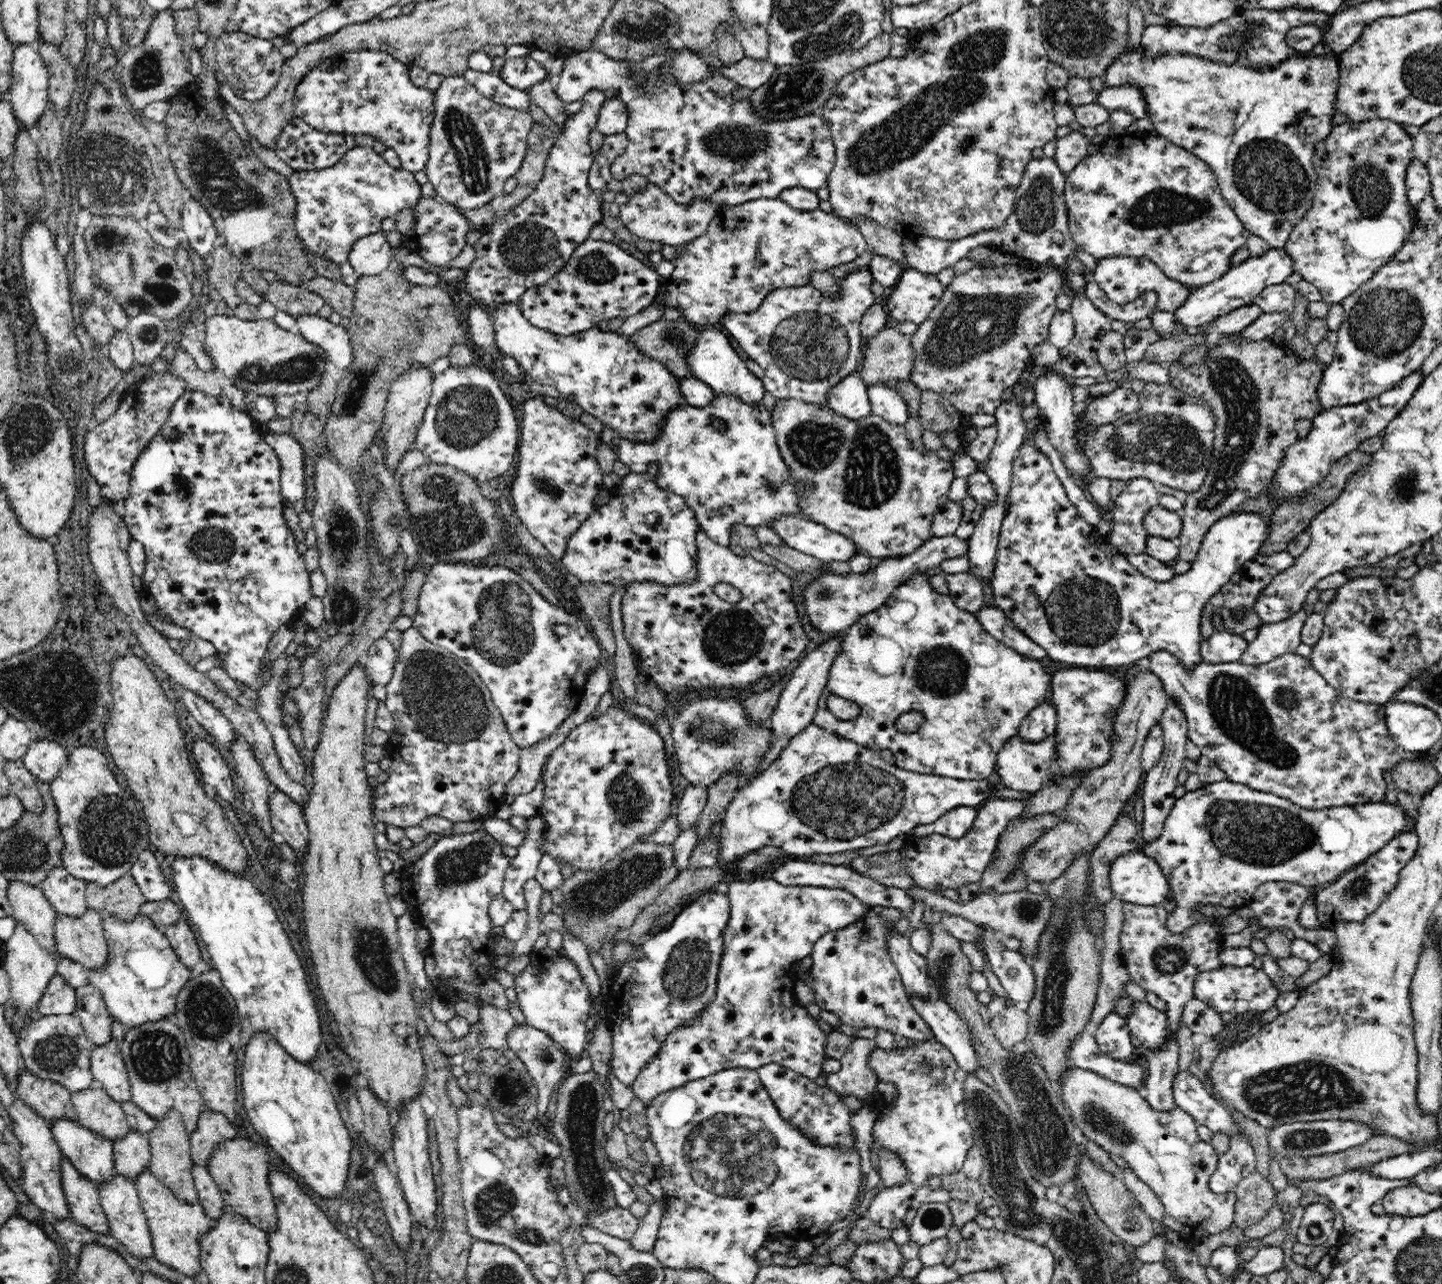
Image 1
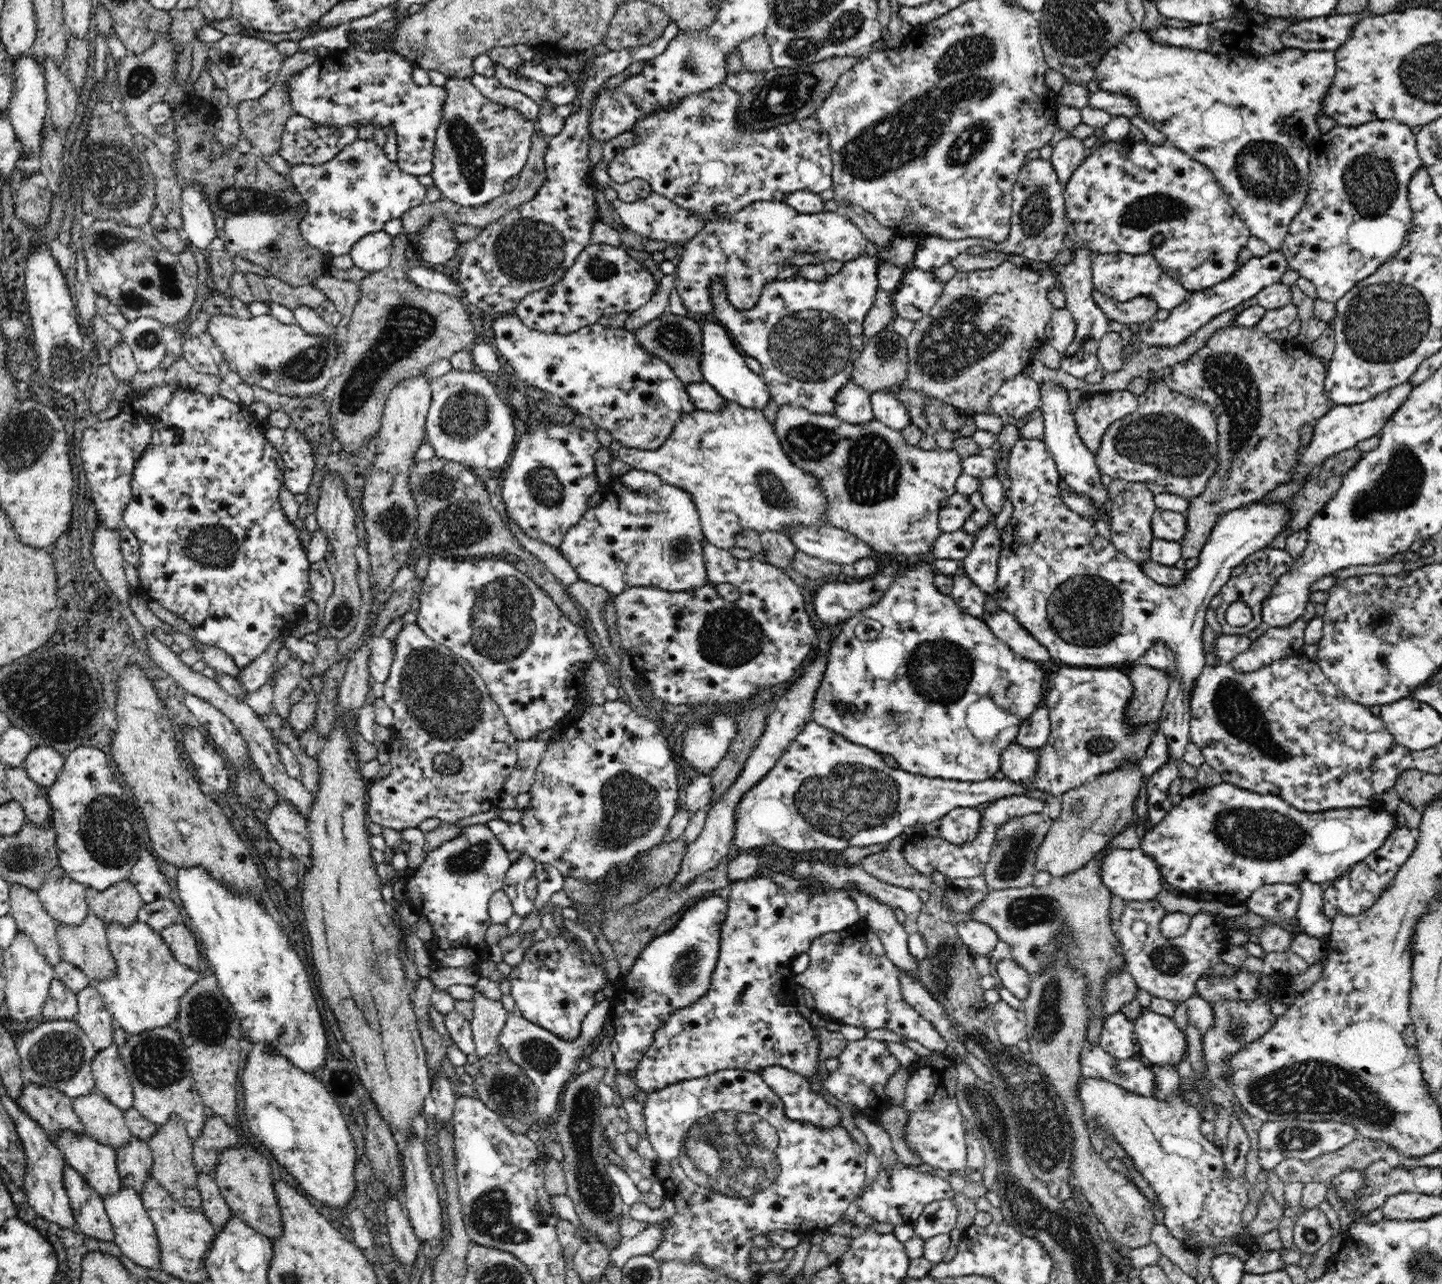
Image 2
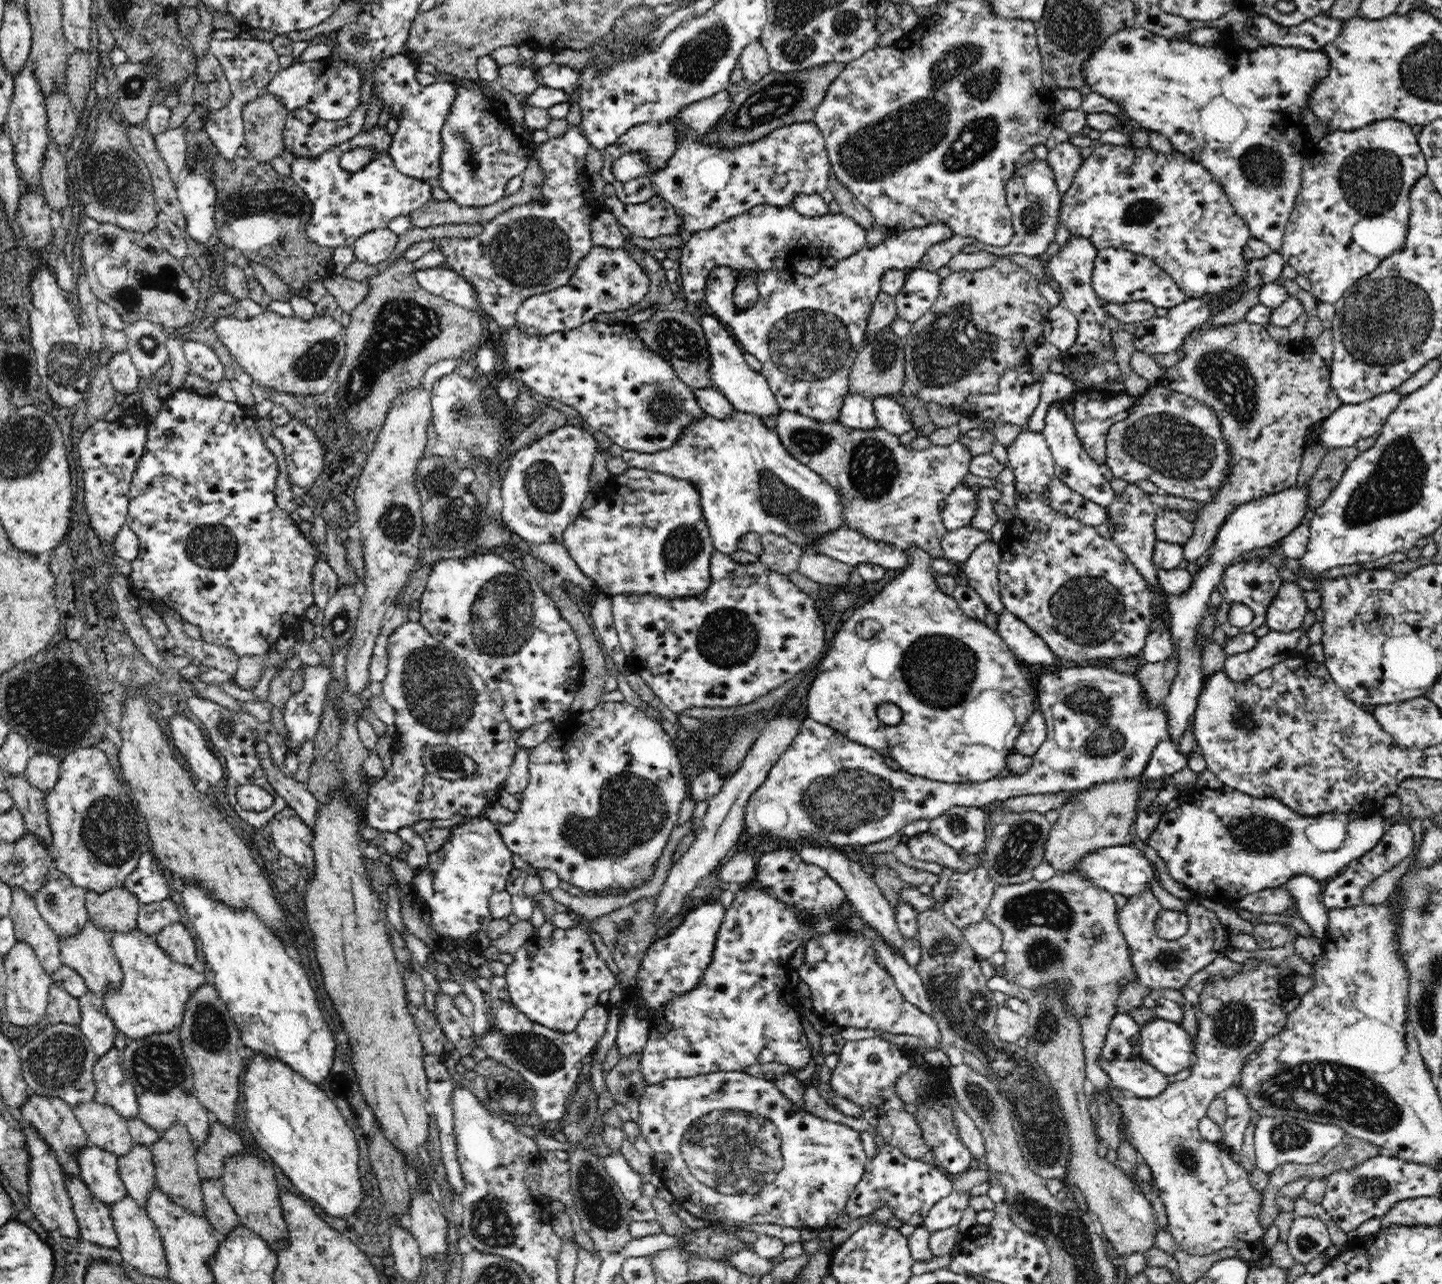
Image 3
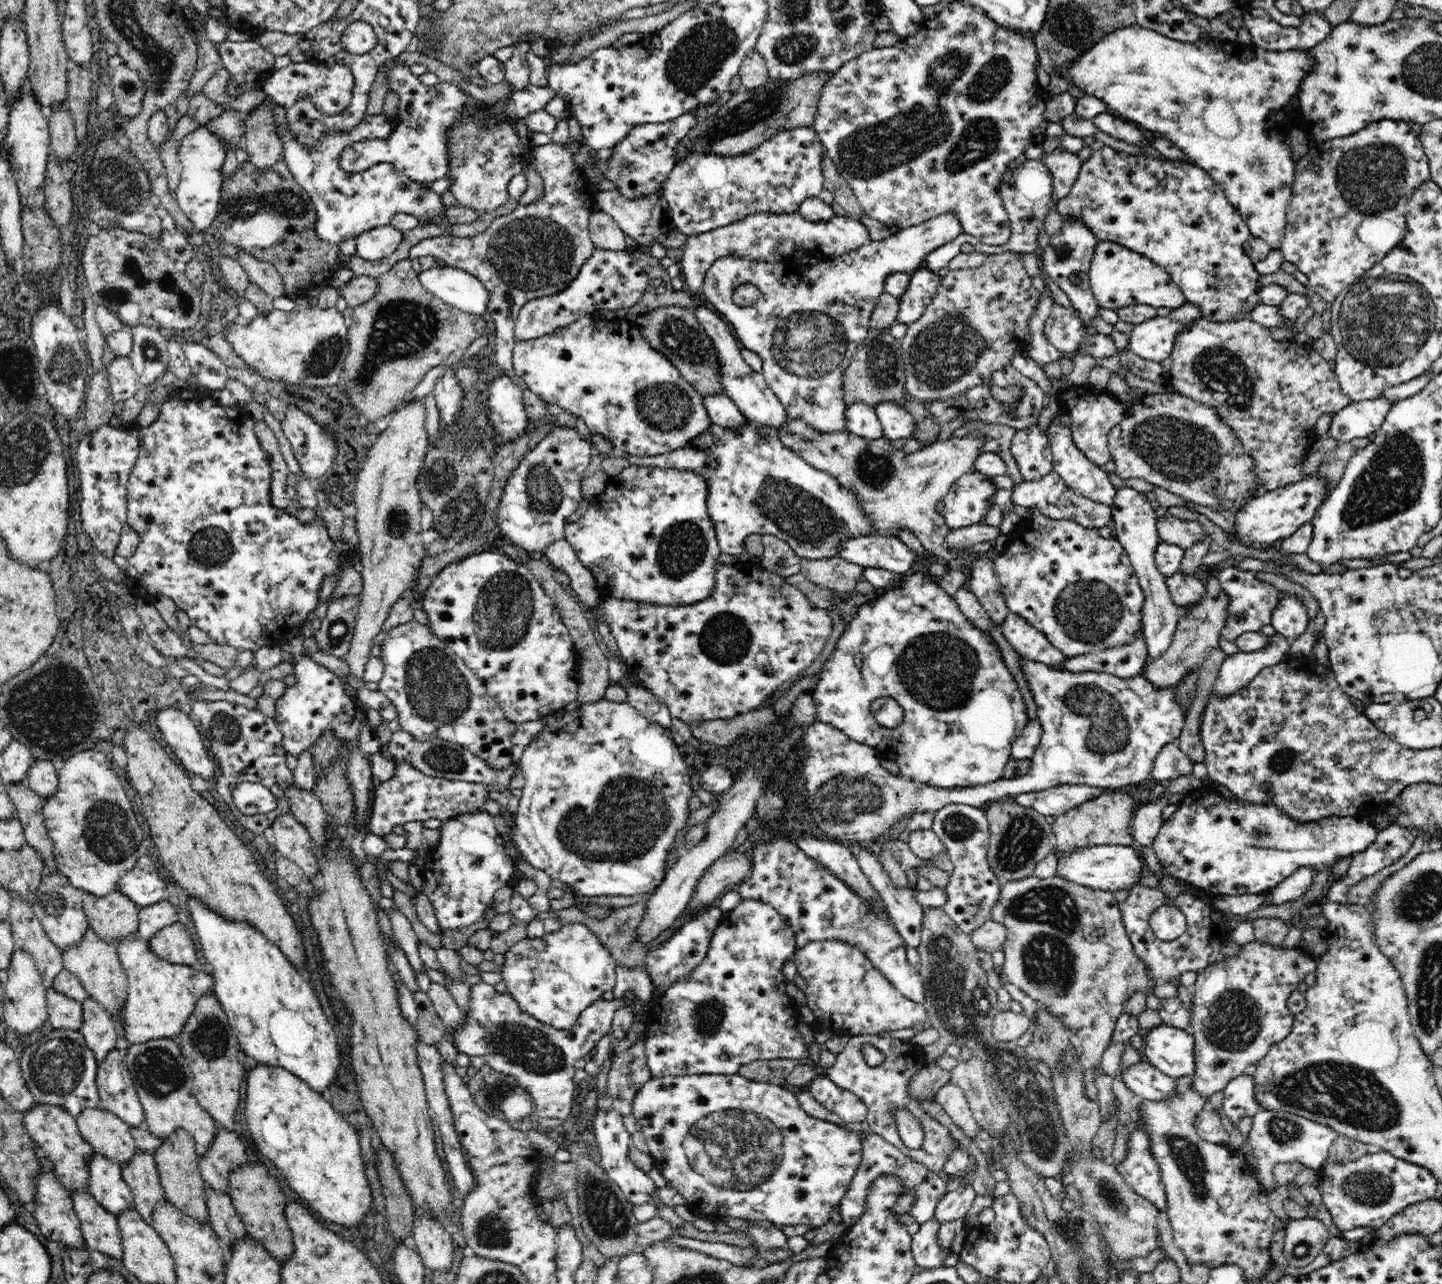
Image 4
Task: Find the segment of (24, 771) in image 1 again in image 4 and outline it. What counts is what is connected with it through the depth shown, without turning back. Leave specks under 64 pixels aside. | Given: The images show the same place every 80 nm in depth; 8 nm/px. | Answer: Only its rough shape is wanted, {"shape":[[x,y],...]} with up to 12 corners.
{"shape":[[26,782],[8,783],[26,843],[58,872],[44,824],[45,799]]}

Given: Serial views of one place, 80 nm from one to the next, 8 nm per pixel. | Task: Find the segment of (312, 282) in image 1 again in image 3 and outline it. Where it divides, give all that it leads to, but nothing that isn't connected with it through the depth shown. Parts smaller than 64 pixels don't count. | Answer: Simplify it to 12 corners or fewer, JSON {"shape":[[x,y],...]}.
{"shape":[[333,274],[322,281],[338,306],[351,313],[365,299],[367,279]]}

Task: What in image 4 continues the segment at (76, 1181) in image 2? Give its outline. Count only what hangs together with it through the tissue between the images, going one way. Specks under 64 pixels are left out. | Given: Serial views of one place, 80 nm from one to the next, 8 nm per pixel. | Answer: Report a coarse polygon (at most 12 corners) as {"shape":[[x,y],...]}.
{"shape":[[71,1192],[85,1246],[122,1260],[117,1216]]}

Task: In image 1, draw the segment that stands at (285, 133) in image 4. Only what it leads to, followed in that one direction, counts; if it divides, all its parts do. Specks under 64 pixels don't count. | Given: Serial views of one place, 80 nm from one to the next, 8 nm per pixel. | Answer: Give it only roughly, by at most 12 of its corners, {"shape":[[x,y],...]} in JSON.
{"shape":[[356,146],[295,171],[295,228],[339,267],[422,197],[414,173]]}

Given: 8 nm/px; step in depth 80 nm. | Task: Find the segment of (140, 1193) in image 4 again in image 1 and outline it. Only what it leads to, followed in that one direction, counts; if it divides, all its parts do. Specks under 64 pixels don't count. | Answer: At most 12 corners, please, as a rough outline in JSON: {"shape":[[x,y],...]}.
{"shape":[[147,1134],[113,1141],[115,1170],[135,1182],[149,1168]]}

